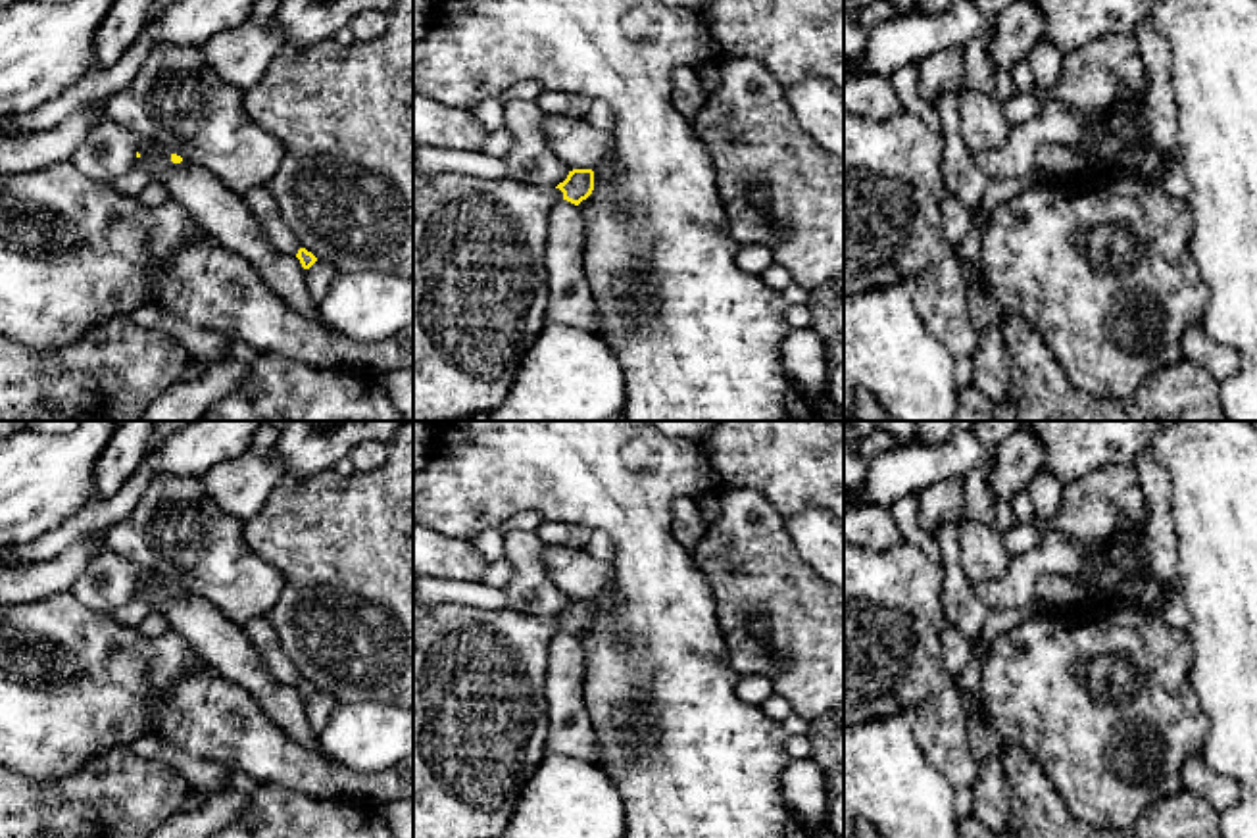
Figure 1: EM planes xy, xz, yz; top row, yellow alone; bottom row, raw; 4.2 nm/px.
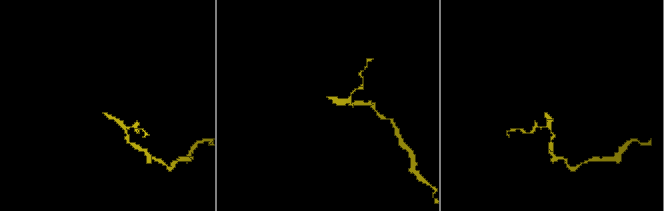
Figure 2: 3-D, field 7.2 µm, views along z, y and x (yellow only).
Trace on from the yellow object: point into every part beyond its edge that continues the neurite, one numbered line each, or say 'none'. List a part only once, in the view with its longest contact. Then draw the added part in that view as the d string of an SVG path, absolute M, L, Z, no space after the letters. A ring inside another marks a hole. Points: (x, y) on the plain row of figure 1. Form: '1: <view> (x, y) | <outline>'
1: xz (479, 675) | M413 600L413 838L500 838L504 834L521 800L525 784L536 773L546 753L544 746L546 746L546 736L550 728L548 702L546 702L548 646L550 646L552 634L557 628L563 628L563 623L559 619L532 617L532 615L519 613L515 609L479 609L479 607L459 605L459 604L425 605Z

